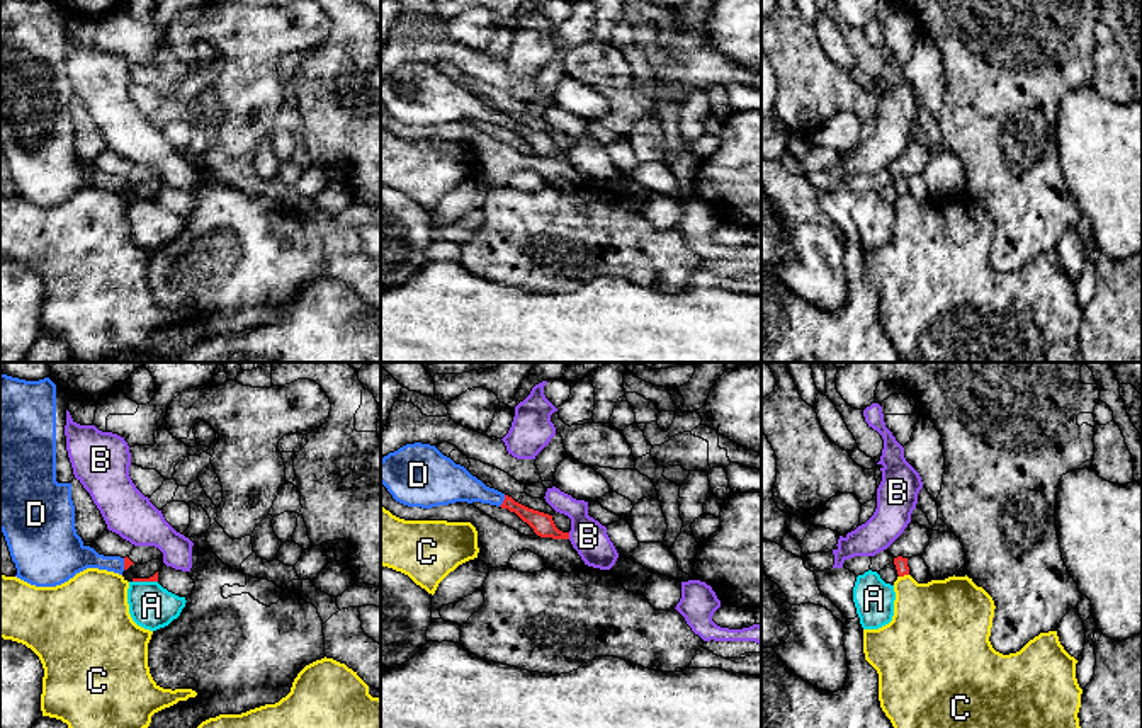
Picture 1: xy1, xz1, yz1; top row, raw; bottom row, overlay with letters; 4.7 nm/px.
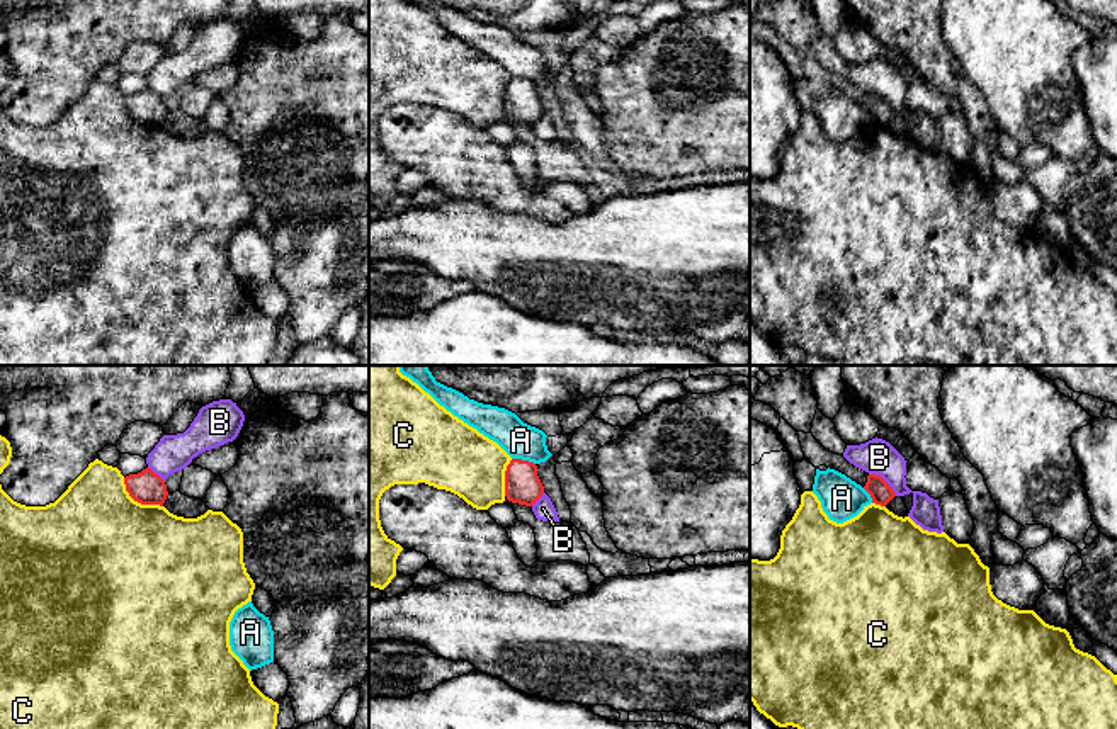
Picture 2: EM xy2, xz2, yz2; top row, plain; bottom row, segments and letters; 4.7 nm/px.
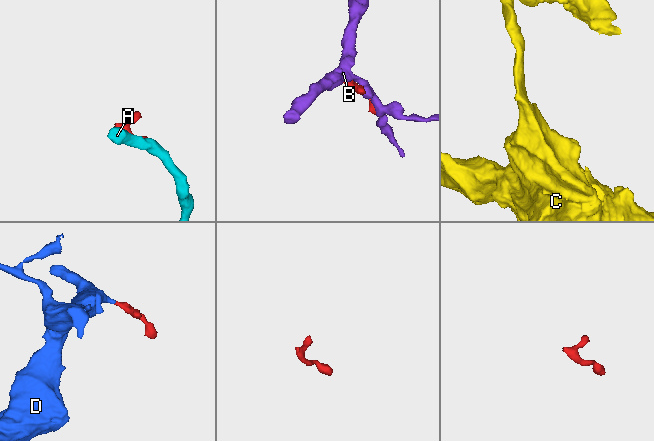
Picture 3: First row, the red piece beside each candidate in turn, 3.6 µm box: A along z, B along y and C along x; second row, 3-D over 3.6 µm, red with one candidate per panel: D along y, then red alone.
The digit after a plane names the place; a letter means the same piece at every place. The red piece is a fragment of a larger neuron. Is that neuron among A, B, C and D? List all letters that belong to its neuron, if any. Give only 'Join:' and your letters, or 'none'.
Join: D

